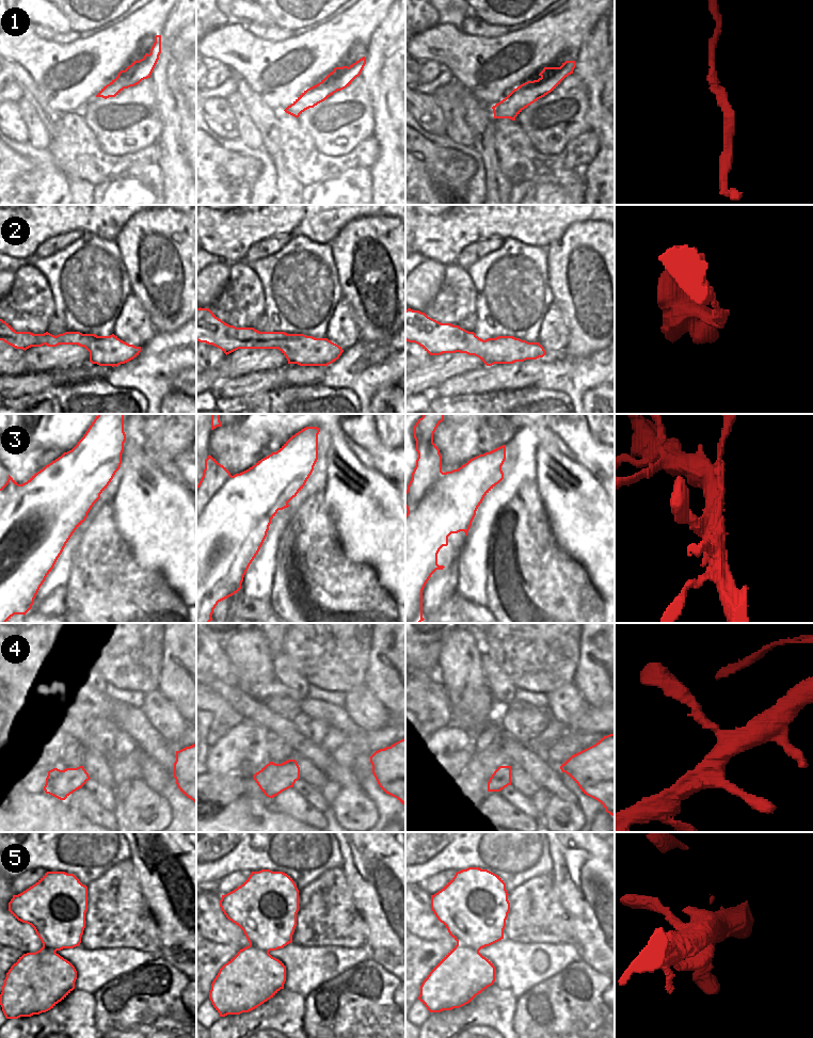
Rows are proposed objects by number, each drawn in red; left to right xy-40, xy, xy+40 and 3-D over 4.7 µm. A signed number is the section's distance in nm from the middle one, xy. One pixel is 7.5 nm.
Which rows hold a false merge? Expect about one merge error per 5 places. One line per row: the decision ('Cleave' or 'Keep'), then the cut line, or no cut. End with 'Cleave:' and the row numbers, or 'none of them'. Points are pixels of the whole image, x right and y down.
1: Keep. No split
2: Keep. No split
3: Keep. No split
4: Keep. No split
5: Keep. No split
Cleave: none of them

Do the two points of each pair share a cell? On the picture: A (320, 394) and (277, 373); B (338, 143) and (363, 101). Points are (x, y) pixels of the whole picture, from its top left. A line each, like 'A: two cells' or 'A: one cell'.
A: two cells
B: one cell

